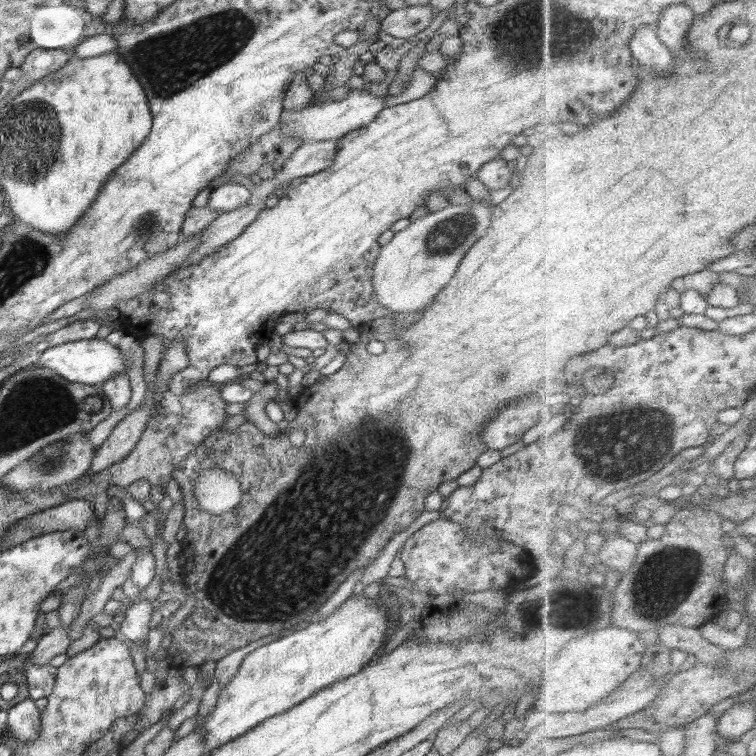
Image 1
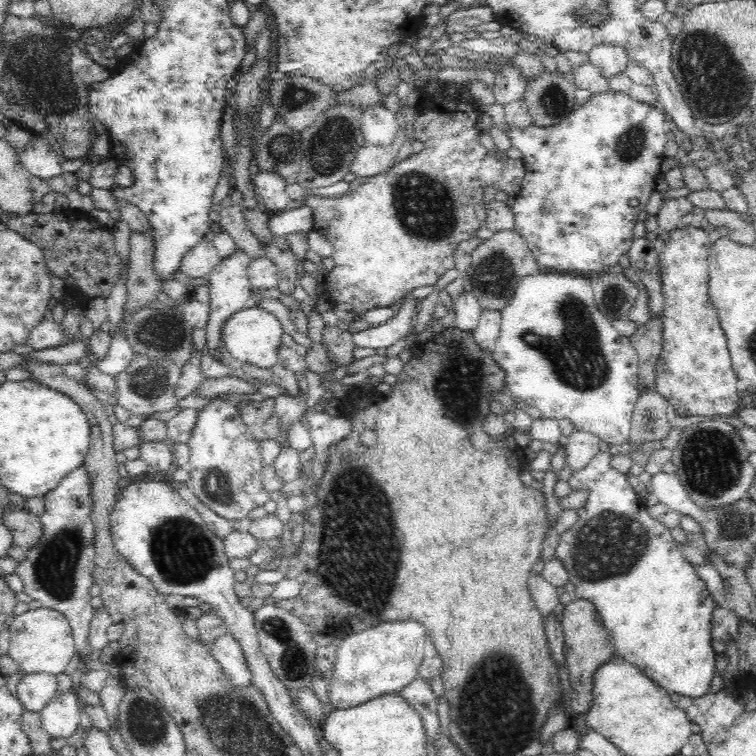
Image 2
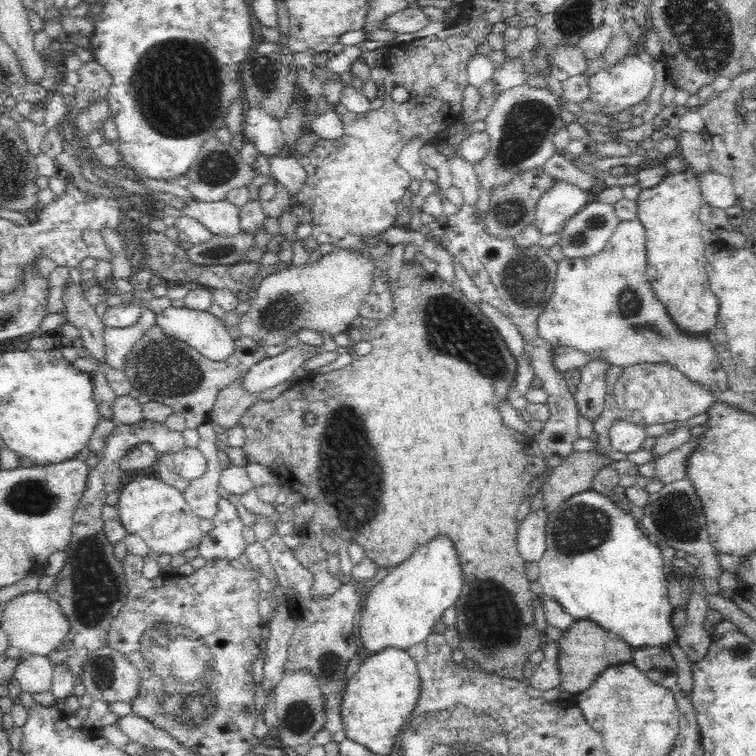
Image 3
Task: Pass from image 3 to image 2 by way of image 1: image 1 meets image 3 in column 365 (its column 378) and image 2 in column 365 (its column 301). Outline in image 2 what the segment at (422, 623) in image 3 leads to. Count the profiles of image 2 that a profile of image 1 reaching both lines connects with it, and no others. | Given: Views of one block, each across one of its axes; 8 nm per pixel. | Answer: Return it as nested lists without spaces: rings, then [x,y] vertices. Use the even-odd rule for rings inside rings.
[[[414,620],[383,623],[368,627],[362,632],[356,632],[356,634],[348,631],[342,639],[337,641],[337,656],[333,678],[329,686],[328,708],[347,710],[346,708],[366,704],[368,700],[374,700],[376,696],[400,693],[405,686],[408,686],[419,676],[418,669],[426,658],[427,640],[426,629]]]

